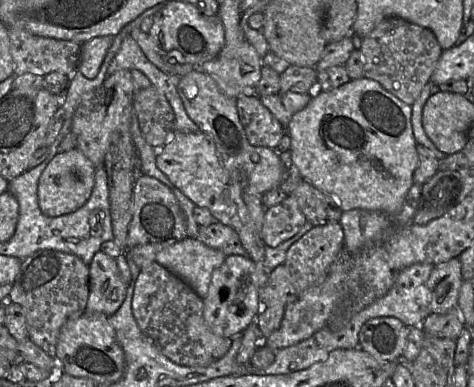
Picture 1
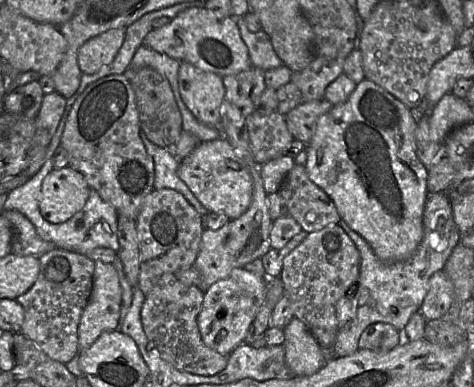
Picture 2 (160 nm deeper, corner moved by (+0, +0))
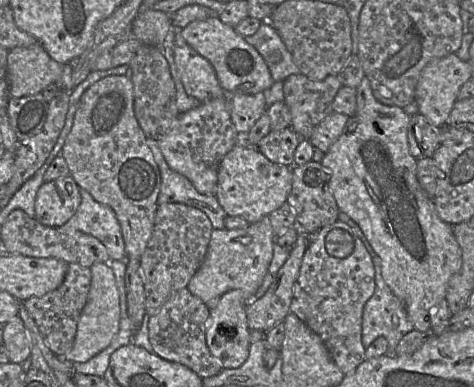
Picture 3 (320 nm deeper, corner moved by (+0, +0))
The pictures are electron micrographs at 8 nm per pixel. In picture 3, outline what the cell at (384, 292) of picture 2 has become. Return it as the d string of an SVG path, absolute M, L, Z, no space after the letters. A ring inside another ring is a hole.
M339 212L338 218L340 221L351 227L356 236L361 240L372 259L375 271L375 291L373 295L369 298L369 300L365 303L363 308L361 335L362 345L366 349L372 344L375 339L377 339L378 337L384 337L388 342L388 348L385 355L394 357L396 356L395 350L399 341L404 335L414 330L414 326L408 318L404 304L393 294L391 289L385 283L381 273L380 258L376 255L376 253L370 246L361 228L344 213Z

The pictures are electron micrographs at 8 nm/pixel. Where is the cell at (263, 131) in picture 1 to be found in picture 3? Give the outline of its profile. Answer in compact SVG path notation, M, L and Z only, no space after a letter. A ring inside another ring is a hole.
M290 128L270 131L256 148L273 163L293 167L294 152L302 139Z

